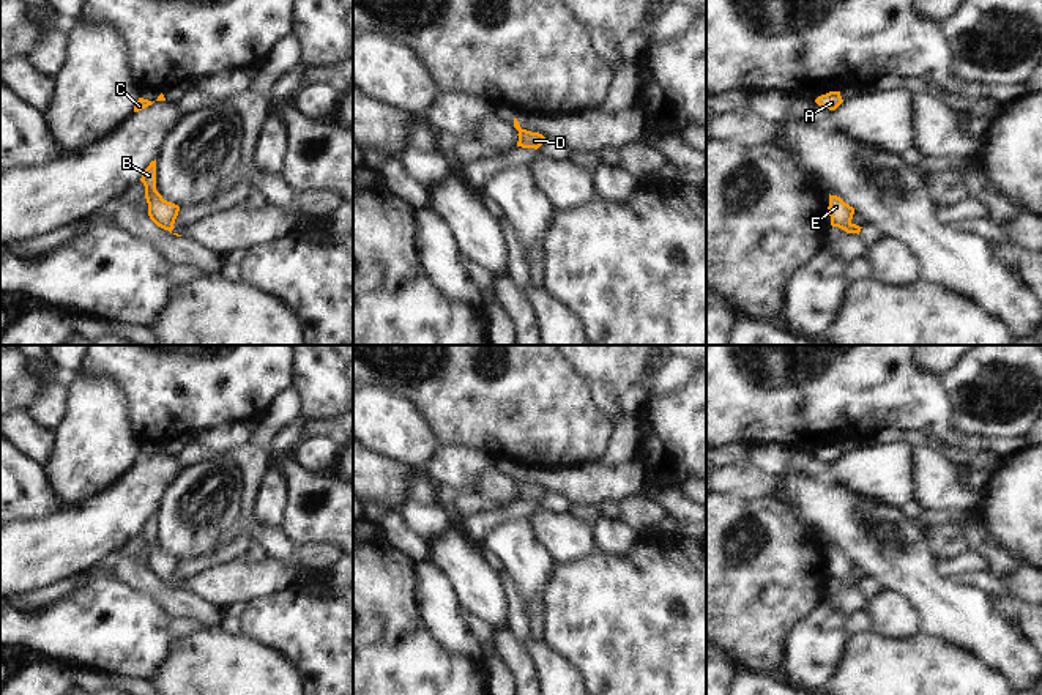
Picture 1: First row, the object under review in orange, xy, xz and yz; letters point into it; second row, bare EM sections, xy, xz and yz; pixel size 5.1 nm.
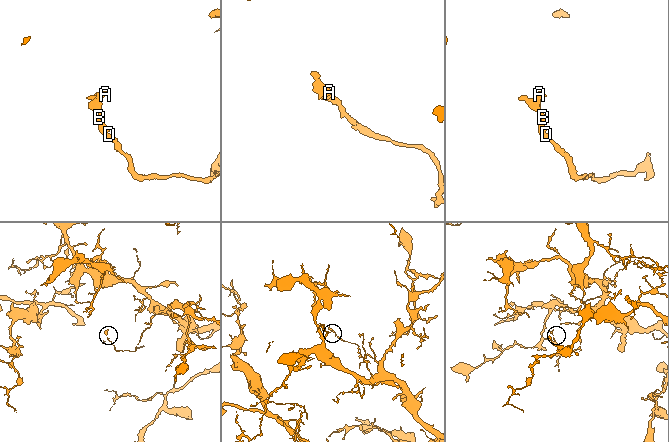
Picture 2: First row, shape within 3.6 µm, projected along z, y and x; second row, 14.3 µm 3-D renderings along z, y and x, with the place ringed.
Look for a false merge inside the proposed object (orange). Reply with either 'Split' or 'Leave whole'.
Leave whole.

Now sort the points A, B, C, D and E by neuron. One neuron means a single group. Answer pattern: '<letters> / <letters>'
A B C D E

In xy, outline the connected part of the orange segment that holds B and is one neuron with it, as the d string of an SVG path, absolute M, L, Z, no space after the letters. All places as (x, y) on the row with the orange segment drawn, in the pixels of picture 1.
M156 159L150 162L145 169L140 181L145 186L145 199L148 203L148 216L150 219L161 229L173 233L173 224L178 216L180 206L167 202L156 191Z

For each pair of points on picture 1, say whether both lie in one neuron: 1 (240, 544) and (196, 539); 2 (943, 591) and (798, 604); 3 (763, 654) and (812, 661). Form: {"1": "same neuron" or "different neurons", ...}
{"1": "different neurons", "2": "different neurons", "3": "different neurons"}

